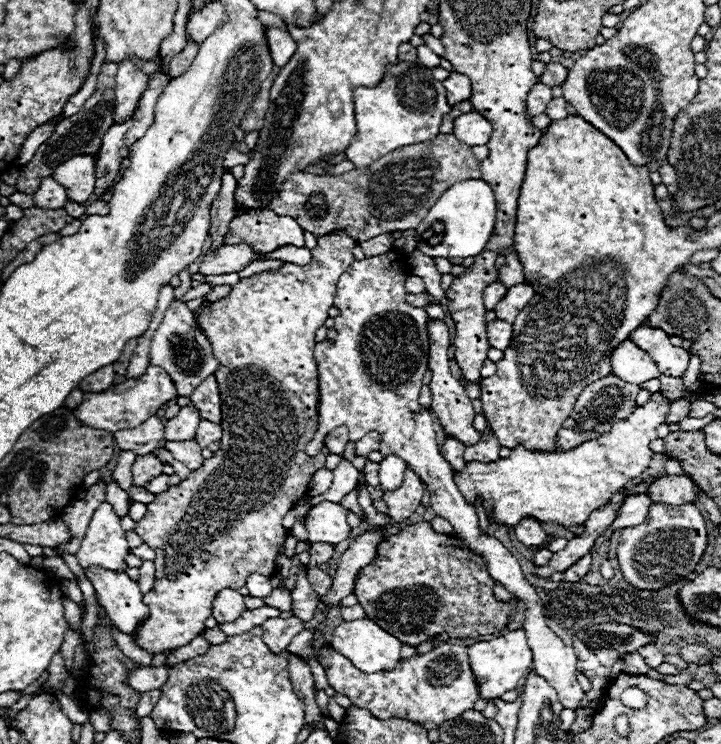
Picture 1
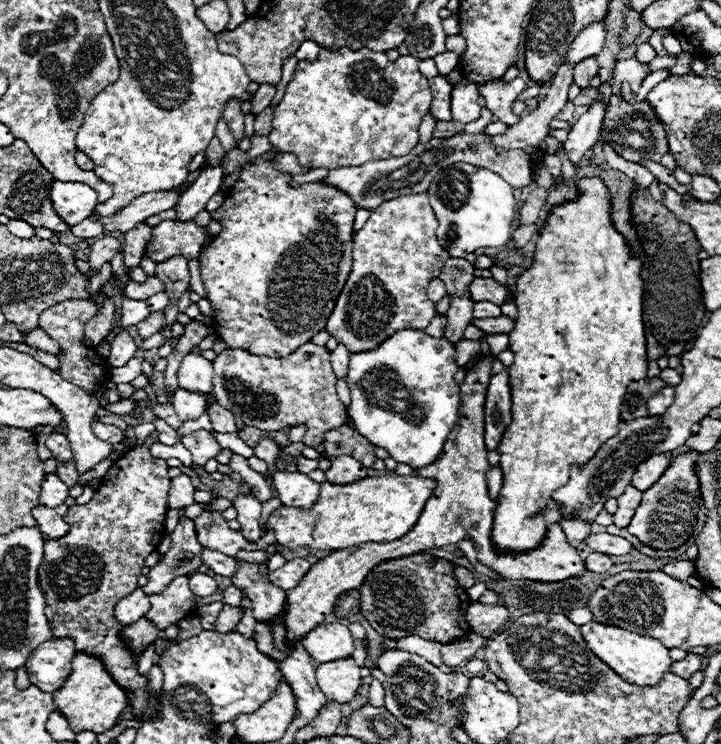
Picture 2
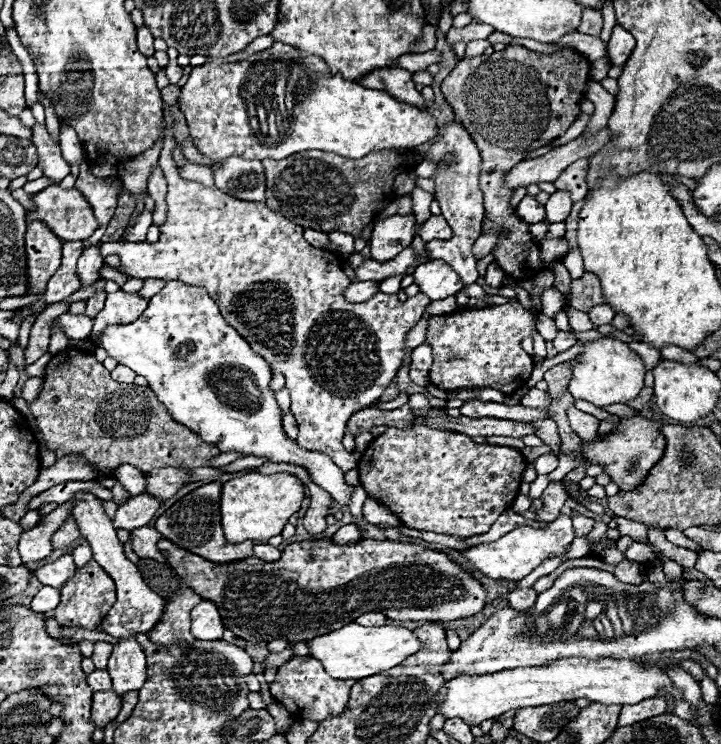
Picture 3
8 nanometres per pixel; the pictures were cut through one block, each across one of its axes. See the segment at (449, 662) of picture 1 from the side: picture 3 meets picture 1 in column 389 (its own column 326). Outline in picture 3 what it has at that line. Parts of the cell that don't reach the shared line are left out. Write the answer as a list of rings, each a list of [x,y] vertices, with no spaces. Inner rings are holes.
[[[294,656],[292,660],[284,662],[278,672],[276,680],[270,686],[274,700],[278,700],[294,718],[298,720],[328,720],[340,712],[344,712],[350,688],[356,680],[334,680],[326,674],[318,660],[308,656]]]

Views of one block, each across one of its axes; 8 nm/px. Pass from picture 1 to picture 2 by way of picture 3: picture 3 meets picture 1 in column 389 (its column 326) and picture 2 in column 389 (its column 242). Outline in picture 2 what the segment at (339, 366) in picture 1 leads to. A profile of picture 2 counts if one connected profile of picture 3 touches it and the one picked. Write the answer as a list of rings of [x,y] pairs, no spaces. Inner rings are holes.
[[[424,192],[424,194],[410,194],[410,196],[400,196],[400,198],[382,202],[376,210],[372,210],[364,228],[354,234],[352,272],[324,328],[338,342],[346,344],[350,354],[376,350],[380,342],[388,340],[394,332],[404,328],[424,330],[430,324],[430,320],[436,316],[434,302],[430,302],[426,296],[426,286],[430,280],[440,276],[440,270],[444,268],[444,260],[450,258],[448,252],[438,244],[436,228],[438,228],[438,220]]]

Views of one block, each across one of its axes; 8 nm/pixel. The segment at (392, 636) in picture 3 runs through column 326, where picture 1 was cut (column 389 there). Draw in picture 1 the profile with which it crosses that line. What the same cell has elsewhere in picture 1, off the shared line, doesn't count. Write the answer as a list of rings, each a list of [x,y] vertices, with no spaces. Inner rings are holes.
[[[360,618],[360,620],[352,620],[352,622],[338,624],[334,628],[334,632],[332,632],[330,646],[336,652],[340,652],[342,656],[346,656],[358,670],[362,670],[366,674],[392,672],[396,668],[396,664],[400,662],[400,650],[402,650],[402,642],[398,638],[394,638],[392,634],[384,632],[370,618]]]

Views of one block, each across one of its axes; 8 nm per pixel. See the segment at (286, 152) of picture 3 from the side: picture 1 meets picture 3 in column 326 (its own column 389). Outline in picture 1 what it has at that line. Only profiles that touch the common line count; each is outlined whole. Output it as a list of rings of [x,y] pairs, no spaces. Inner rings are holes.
[[[398,62],[394,66],[386,68],[384,80],[374,88],[356,88],[354,90],[354,114],[356,114],[356,136],[352,138],[352,144],[346,148],[346,158],[354,162],[354,166],[370,166],[380,156],[408,146],[408,144],[420,144],[436,138],[440,134],[442,116],[448,114],[452,108],[446,100],[446,90],[442,82],[438,82],[430,68],[422,66],[420,62]]]

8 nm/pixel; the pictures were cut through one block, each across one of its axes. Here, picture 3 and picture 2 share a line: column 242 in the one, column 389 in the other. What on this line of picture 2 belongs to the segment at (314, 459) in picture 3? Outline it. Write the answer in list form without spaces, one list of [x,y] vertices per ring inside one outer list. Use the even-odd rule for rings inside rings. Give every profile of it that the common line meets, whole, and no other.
[[[400,330],[378,350],[350,356],[346,382],[352,404],[348,416],[370,444],[386,448],[396,462],[404,462],[412,470],[424,468],[438,458],[458,422],[456,370],[456,350],[448,340],[426,336],[422,330]]]

